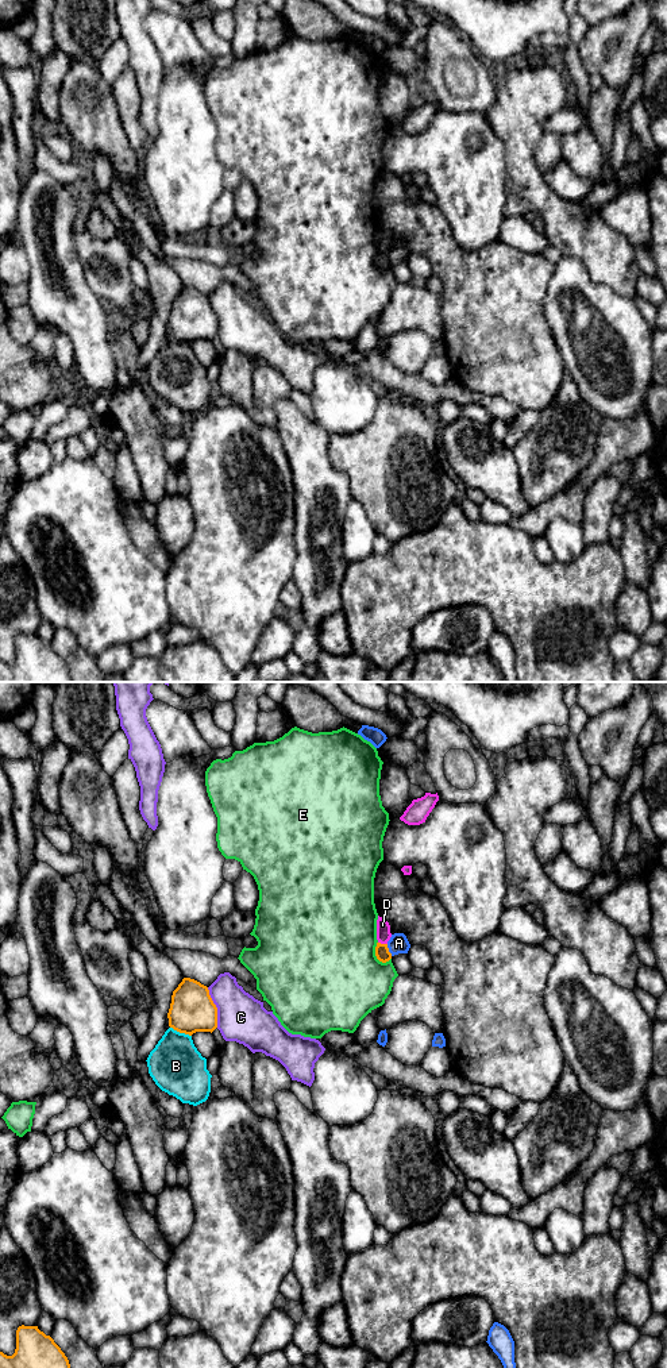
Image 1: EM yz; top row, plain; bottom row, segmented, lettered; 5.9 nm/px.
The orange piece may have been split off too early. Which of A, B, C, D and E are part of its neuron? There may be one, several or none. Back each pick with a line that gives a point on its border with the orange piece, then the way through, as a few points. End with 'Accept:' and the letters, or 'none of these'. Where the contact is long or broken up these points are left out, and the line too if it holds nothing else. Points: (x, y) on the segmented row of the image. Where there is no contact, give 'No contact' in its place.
Accept: none of these

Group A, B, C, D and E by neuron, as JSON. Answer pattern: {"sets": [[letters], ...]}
{"sets": [["A"], ["B"], ["C"], ["D"], ["E"]]}

